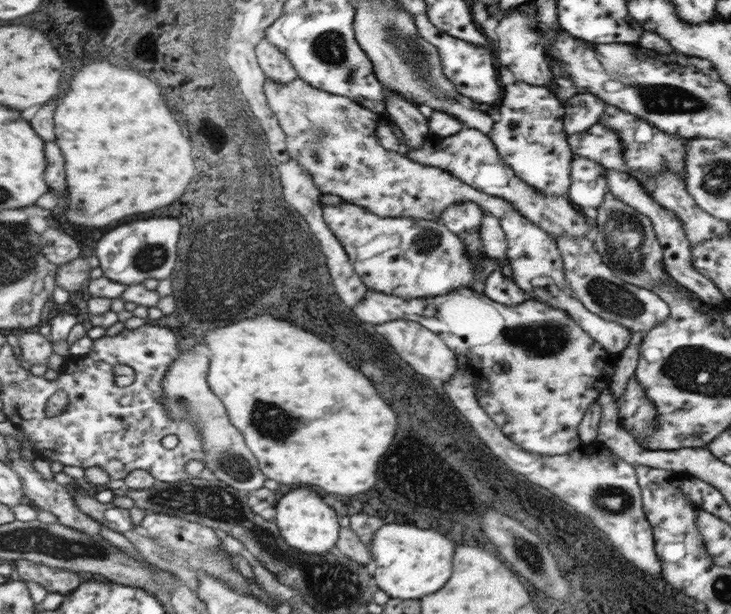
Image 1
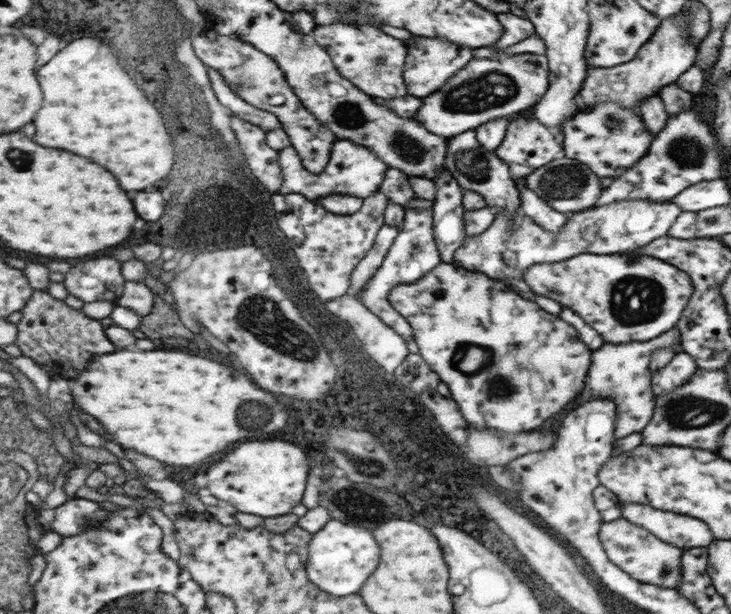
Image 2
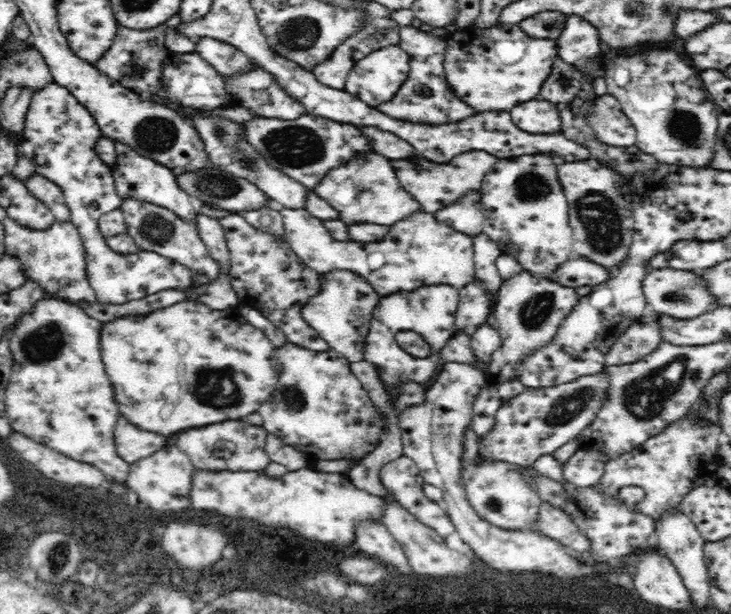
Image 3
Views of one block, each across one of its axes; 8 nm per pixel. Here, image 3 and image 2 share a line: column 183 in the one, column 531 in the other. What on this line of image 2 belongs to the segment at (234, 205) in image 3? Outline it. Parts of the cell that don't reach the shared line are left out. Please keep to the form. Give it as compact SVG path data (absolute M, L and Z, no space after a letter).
M565 156L525 176L527 188L531 188L541 200L549 204L549 208L553 208L559 214L575 214L575 212L585 212L589 208L595 208L603 194L603 184L599 180L601 178L589 168L589 164Z

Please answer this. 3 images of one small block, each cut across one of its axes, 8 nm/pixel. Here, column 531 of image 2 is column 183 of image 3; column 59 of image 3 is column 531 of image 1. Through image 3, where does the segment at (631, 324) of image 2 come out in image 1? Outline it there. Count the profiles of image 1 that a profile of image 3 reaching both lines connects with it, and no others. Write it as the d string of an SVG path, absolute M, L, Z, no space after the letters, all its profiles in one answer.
M517 80L515 84L505 86L505 96L501 98L501 104L495 108L495 112L499 112L499 122L487 136L495 142L501 160L515 172L517 178L539 192L567 196L571 188L573 150L563 130L565 110L557 96L545 86Z

